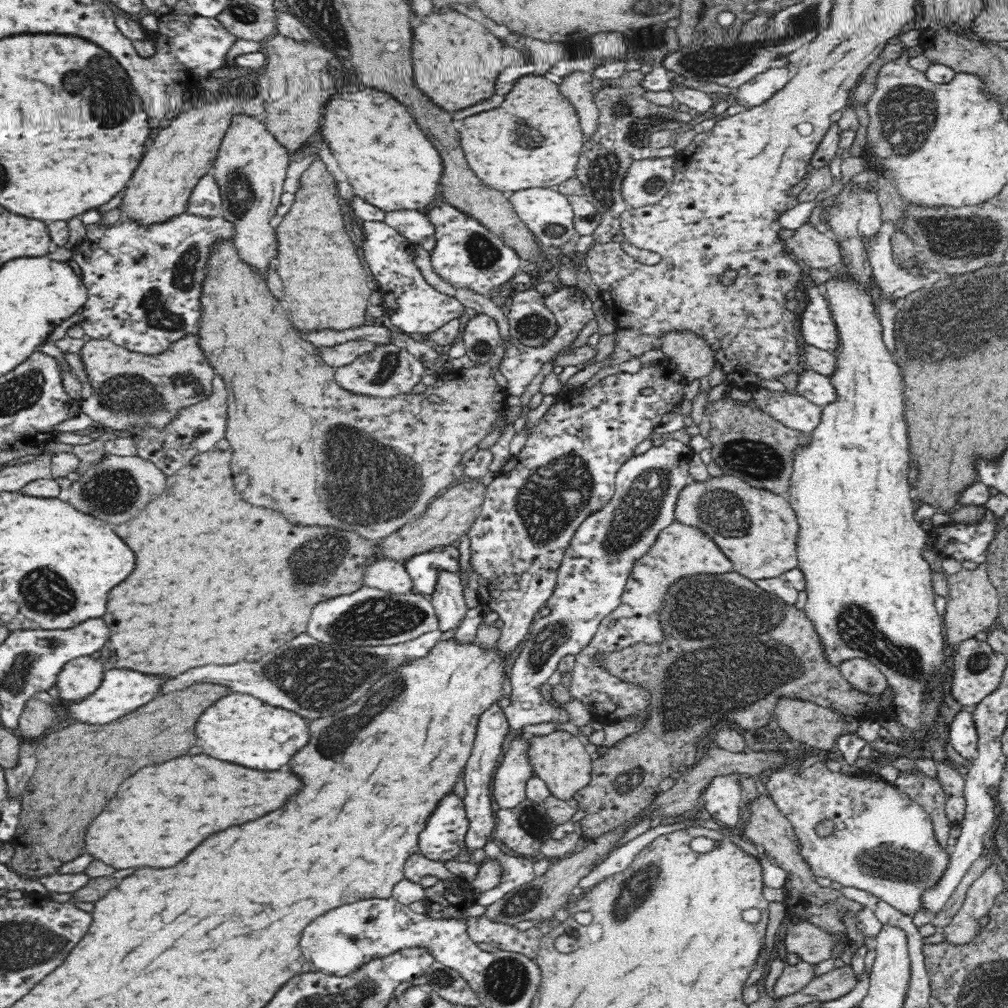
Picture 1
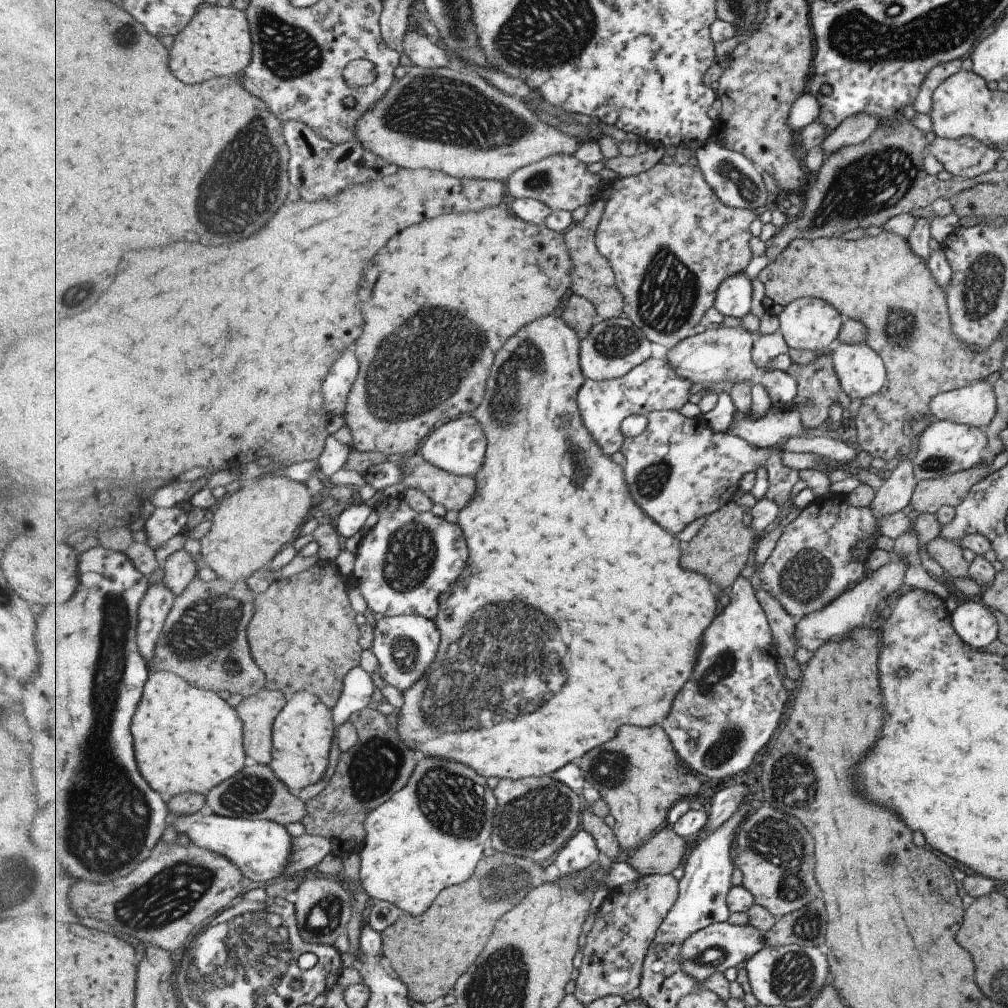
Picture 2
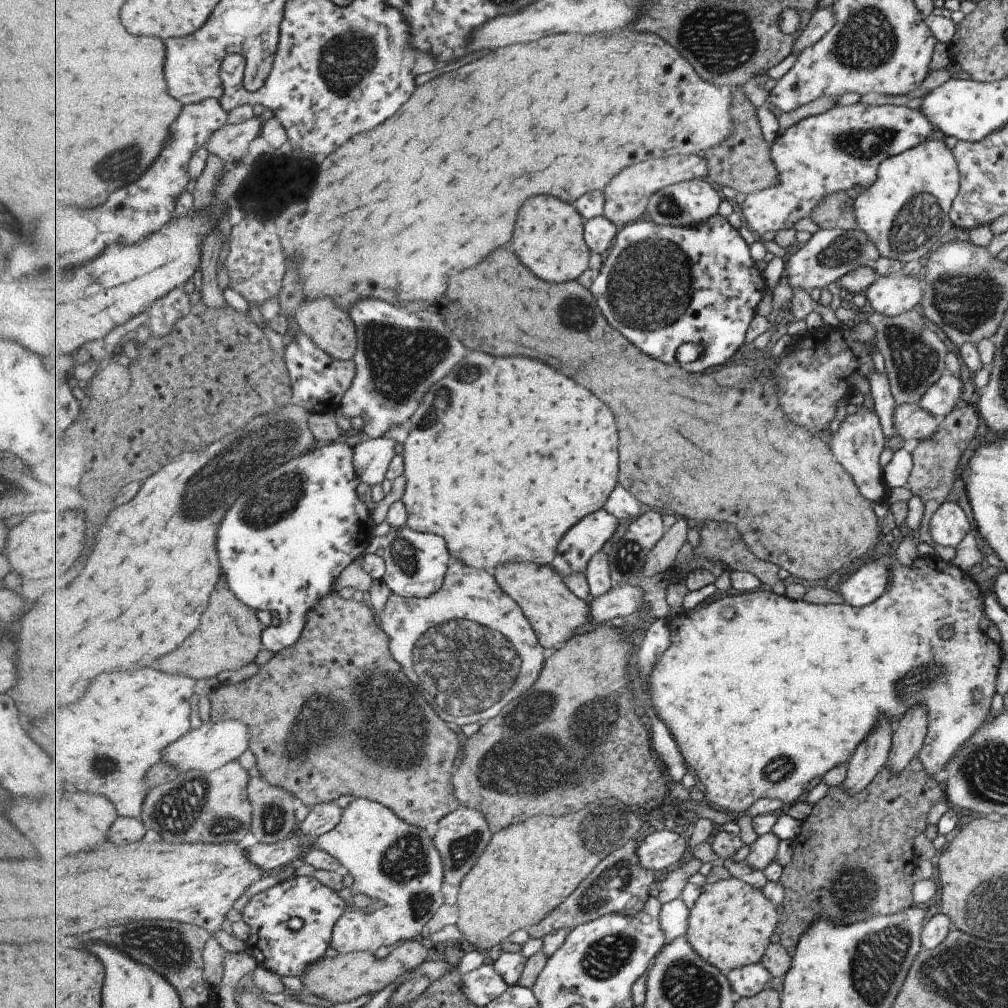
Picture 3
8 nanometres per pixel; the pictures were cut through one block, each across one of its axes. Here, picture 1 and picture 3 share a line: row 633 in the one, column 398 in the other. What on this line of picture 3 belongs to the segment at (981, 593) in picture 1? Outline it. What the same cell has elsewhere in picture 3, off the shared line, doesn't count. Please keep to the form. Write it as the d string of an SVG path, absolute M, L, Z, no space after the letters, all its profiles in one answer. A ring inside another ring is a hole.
M415 939L392 948L382 960L375 958L375 954L371 952L325 956L313 966L309 966L307 972L300 975L303 992L323 998L331 1004L351 1002L361 996L373 996L381 992L383 988L391 986L403 974L419 968L423 962L428 960L429 951L419 939Z

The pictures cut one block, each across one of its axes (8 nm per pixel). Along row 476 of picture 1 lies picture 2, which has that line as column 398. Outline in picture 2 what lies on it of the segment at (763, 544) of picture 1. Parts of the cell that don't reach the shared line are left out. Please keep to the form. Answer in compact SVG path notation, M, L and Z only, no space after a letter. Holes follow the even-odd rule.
M557 316L541 317L513 338L496 354L496 362L489 377L487 393L479 408L471 414L480 421L488 438L487 463L477 473L476 496L472 504L459 512L459 523L468 542L469 558L464 574L451 592L439 598L439 612L435 624L441 632L439 656L432 662L429 672L407 689L399 716L400 740L421 757L437 757L473 766L480 775L487 778L524 779L554 774L566 764L579 762L581 757L593 749L609 742L625 725L650 727L662 724L672 712L677 693L687 685L695 672L697 656L703 646L701 636L709 624L719 616L718 596L708 576L685 572L681 568L681 542L649 518L631 496L624 466L611 460L597 439L584 423L578 394L586 383L580 356L582 340L565 321ZM507 398L513 398L511 406ZM517 398L517 400L515 400ZM517 402L517 404L515 404ZM515 404L515 406L513 406ZM573 476L573 482L571 482ZM579 476L587 476L579 482ZM563 598L565 598L565 620L563 620ZM541 606L541 608L539 608ZM555 622L555 624L553 624ZM529 628L531 628L531 662L529 662ZM537 678L537 686L535 686Z

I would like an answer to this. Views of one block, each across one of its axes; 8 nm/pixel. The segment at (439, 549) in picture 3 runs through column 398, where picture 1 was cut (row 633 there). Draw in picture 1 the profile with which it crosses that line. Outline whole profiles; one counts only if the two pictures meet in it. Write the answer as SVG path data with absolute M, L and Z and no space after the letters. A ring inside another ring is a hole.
M668 438L661 445L650 448L646 453L632 456L616 474L616 494L606 506L590 514L575 530L570 546L557 570L554 592L545 603L545 606L550 608L550 614L544 617L538 616L531 624L524 643L520 645L508 668L507 693L510 704L504 708L504 714L508 717L511 732L518 734L522 733L526 726L549 722L567 723L570 720L565 709L554 708L542 698L540 690L537 689L538 685L547 682L564 654L580 652L594 636L601 620L620 606L634 563L646 554L647 550L650 550L660 530L675 521L674 508L680 498L680 492L693 482L689 477L688 469L694 454L693 448L689 445Z

